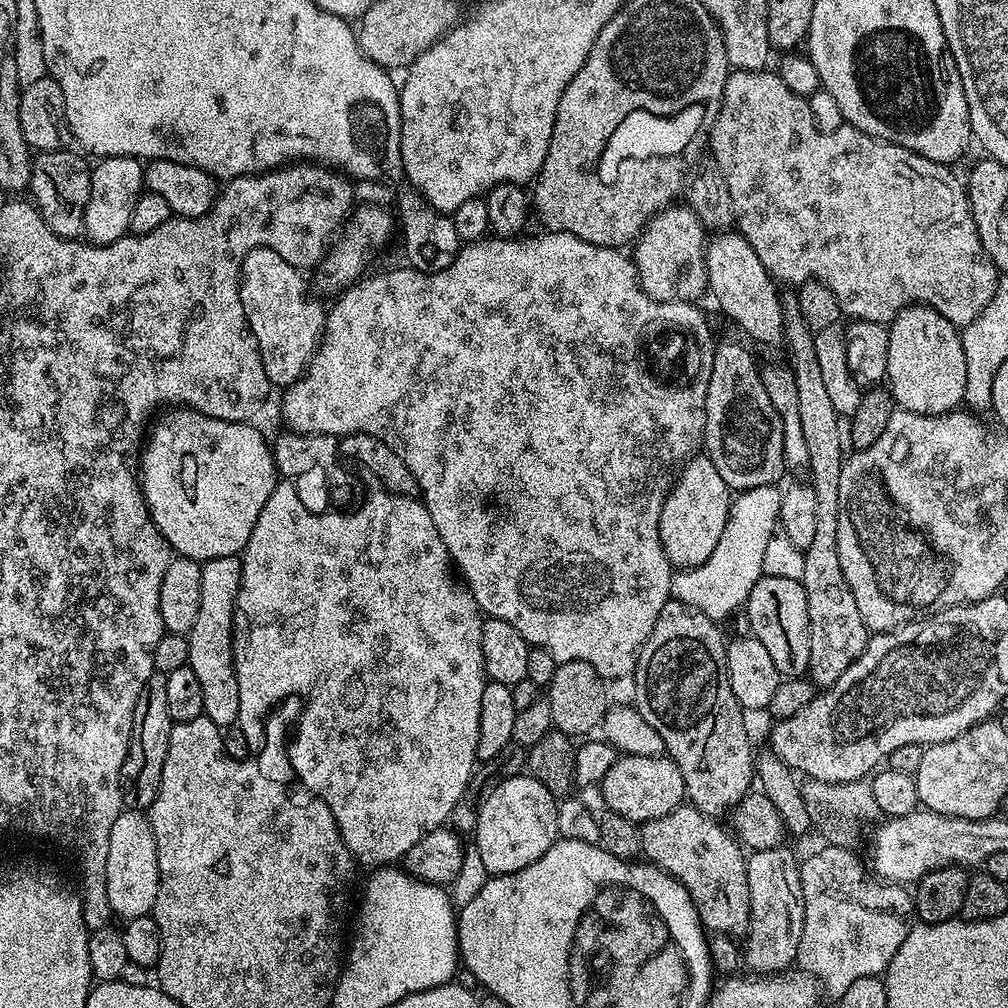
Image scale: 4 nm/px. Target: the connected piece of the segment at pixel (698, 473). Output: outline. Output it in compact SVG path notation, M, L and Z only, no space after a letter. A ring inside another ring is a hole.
M693 455L679 469L672 491L664 500L660 519L662 546L673 566L680 570L696 568L699 564L704 564L710 554L714 554L714 546L718 546L718 538L722 538L733 499L733 493L708 455Z

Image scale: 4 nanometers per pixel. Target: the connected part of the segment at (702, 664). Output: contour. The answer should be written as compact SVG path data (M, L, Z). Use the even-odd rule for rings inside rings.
M669 599L668 604L662 606L662 614L658 614L658 622L654 622L654 630L650 630L646 642L640 647L634 673L634 707L662 737L668 759L675 762L682 774L685 797L691 807L717 818L732 809L754 784L754 751L748 728L744 725L746 712L734 698L734 690L730 690L728 650L720 628L721 625L706 618L706 614Z

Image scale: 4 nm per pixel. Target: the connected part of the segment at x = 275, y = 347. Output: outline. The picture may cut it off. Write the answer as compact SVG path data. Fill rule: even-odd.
M269 248L250 250L240 267L242 310L246 310L246 322L254 330L268 383L275 387L277 384L280 390L303 376L324 336L325 305L308 296L299 271L293 261Z

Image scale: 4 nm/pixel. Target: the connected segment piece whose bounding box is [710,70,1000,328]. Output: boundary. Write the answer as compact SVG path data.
M739 70L729 71L728 81L724 87L724 101L720 107L720 112L716 115L715 122L712 123L710 129L710 137L712 136L712 156L714 159L715 167L719 168L720 173L726 178L726 186L730 190L730 198L734 198L734 210L736 211L736 223L735 227L738 229L741 236L746 238L746 242L750 242L750 246L754 246L754 254L758 254L758 258L762 258L762 266L766 266L766 270L777 281L783 282L788 286L799 286L806 281L818 280L822 282L828 289L834 294L835 300L840 306L841 313L849 319L874 321L876 324L888 324L891 323L893 317L897 315L902 309L908 308L912 304L924 304L930 305L932 309L938 310L940 314L951 324L955 324L956 327L962 328L966 324L971 324L972 320L981 312L985 305L988 304L990 298L993 297L994 290L996 289L997 282L1000 277L1000 273L996 267L989 260L989 255L985 252L985 247L982 246L981 239L978 238L977 223L974 222L974 216L972 207L969 204L968 191L965 183L952 172L954 171L949 165L942 163L936 163L932 159L924 158L918 153L910 150L906 150L900 144L890 143L887 140L880 140L874 136L870 136L865 132L858 130L852 125L840 124L839 127L834 129L831 134L826 134L819 130L816 126L816 120L812 117L812 108L807 99L798 94L794 94L786 86L786 82L782 82L782 78L779 74L772 70L761 70L759 72L742 72Z

